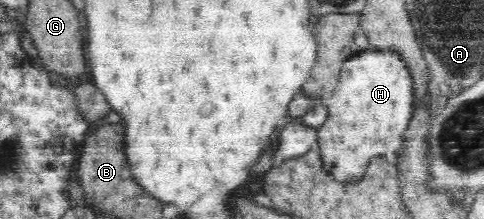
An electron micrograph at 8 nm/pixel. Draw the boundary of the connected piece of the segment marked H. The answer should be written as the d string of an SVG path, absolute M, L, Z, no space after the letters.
M365 50L349 57L333 92L326 98L327 120L318 126L318 142L325 170L337 182L363 178L371 156L397 152L413 114L413 83L399 55Z

